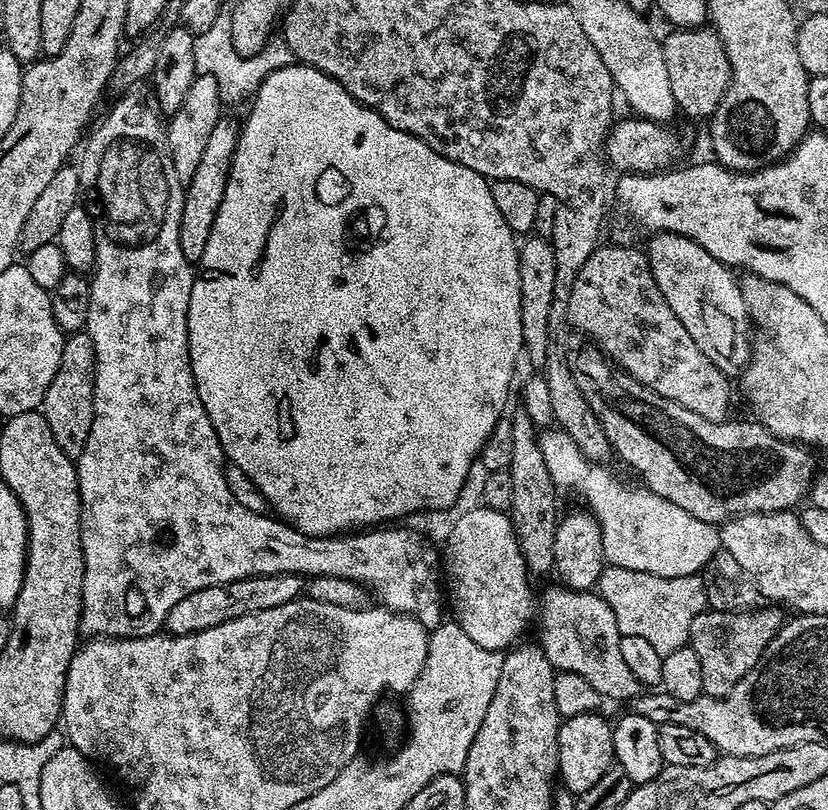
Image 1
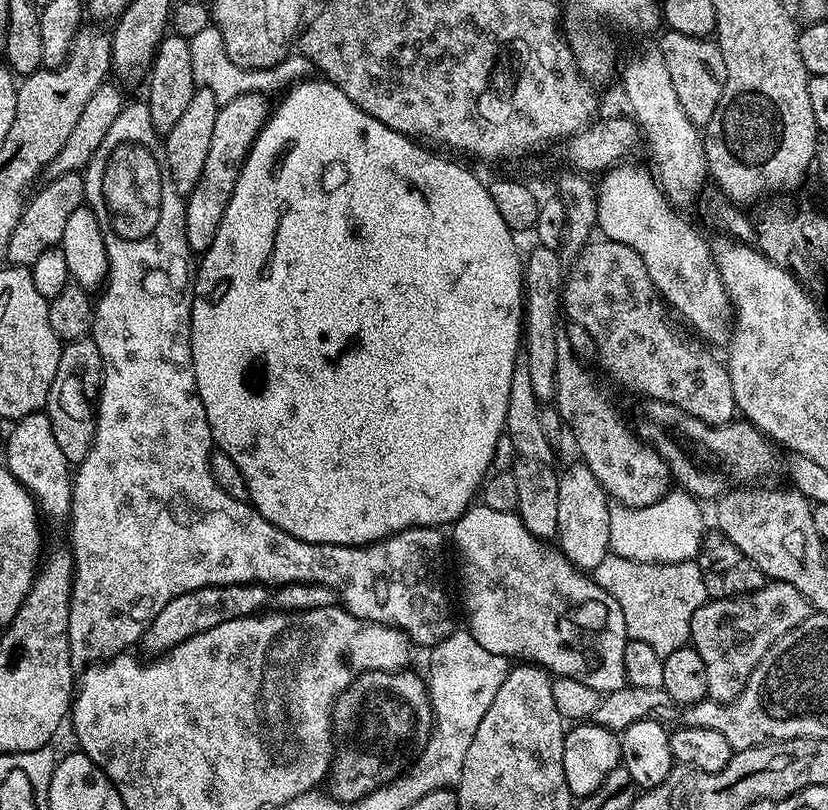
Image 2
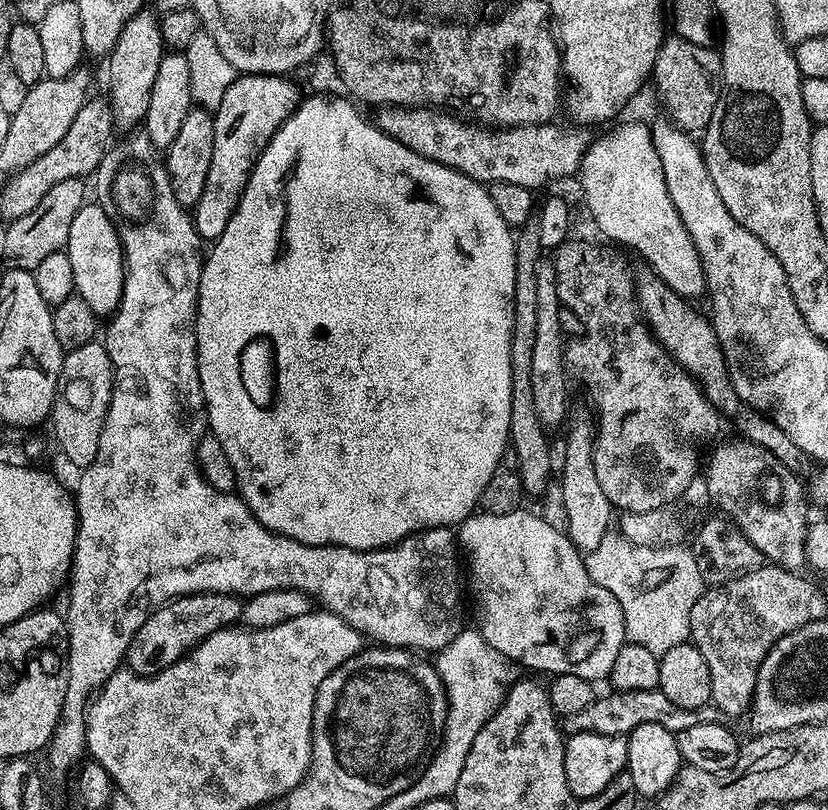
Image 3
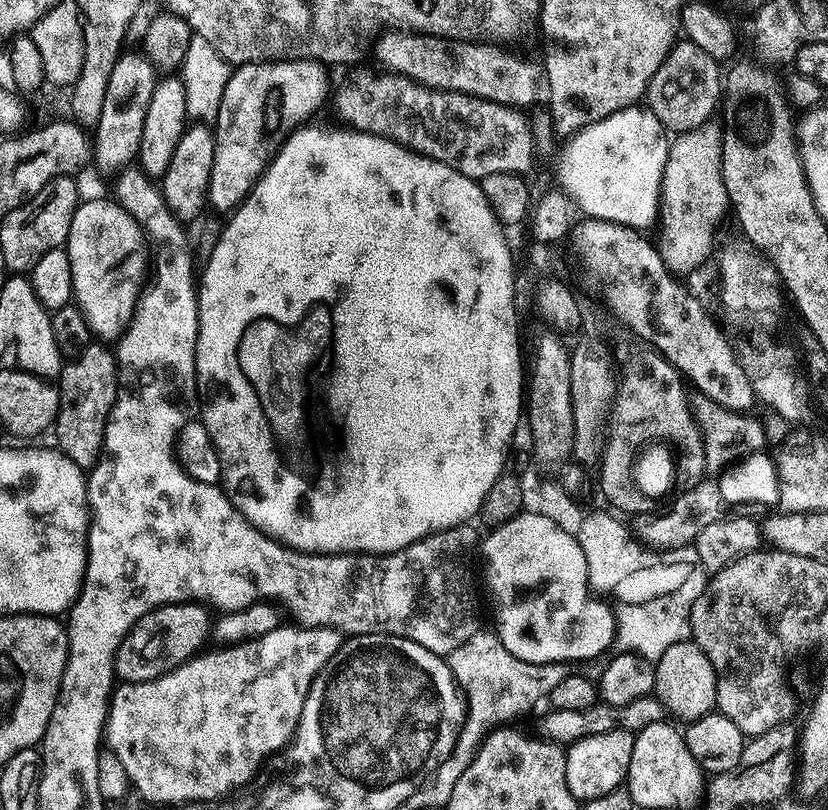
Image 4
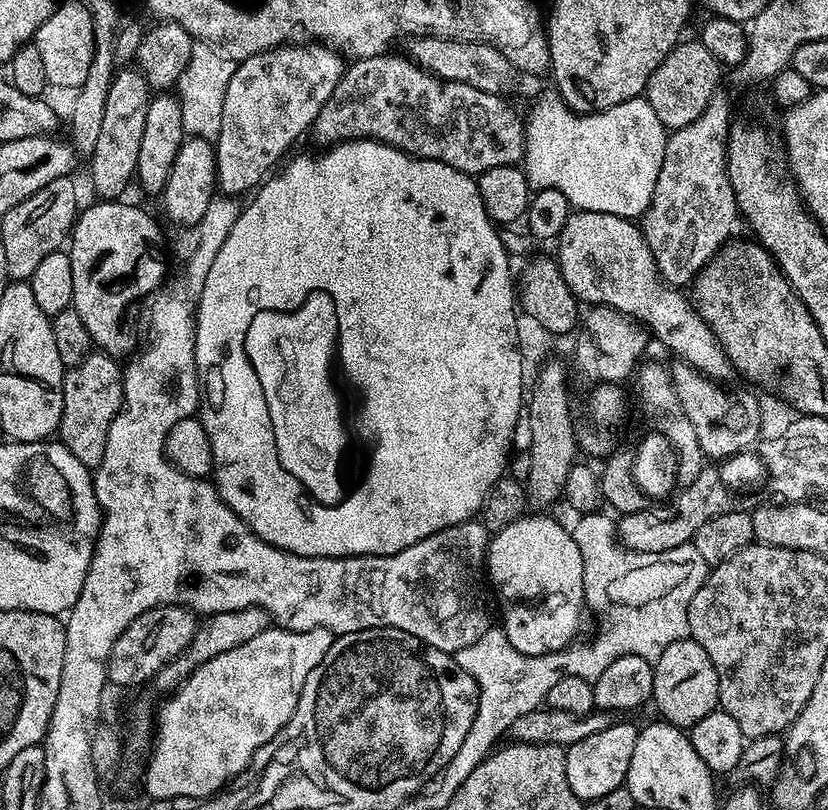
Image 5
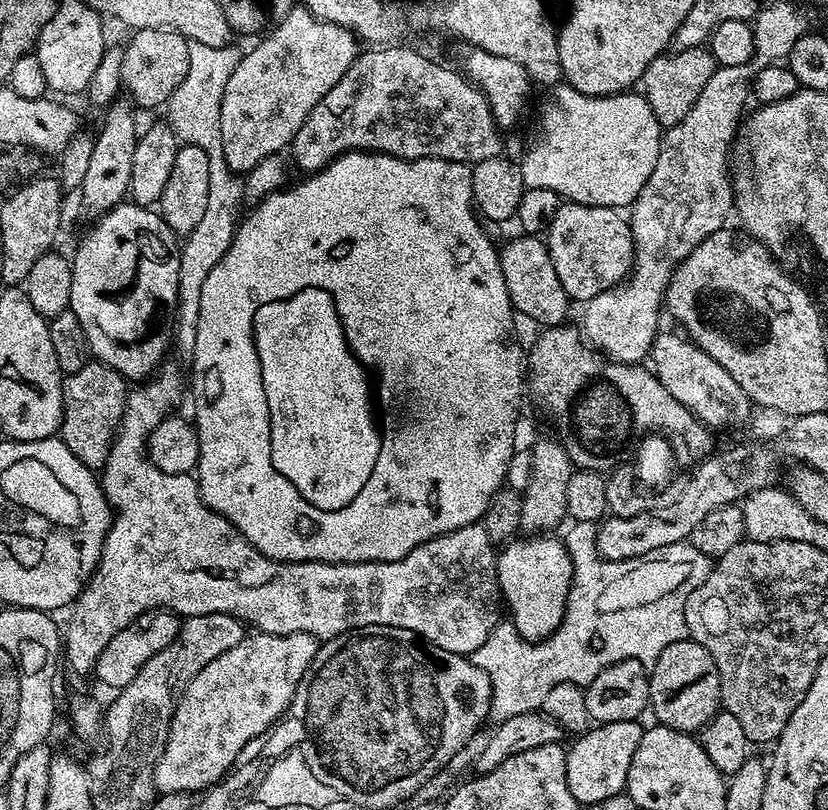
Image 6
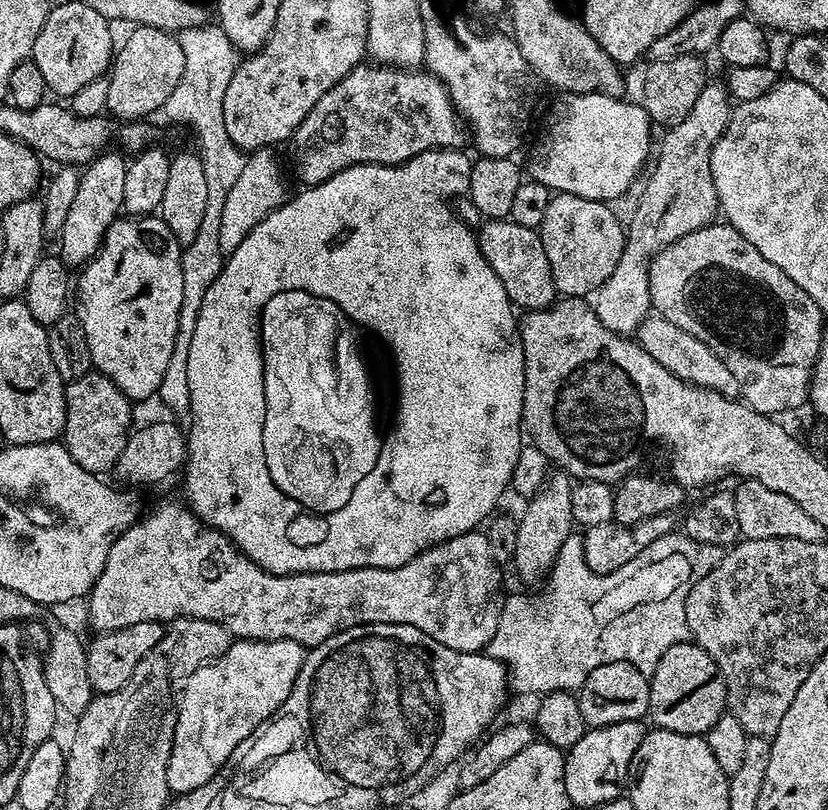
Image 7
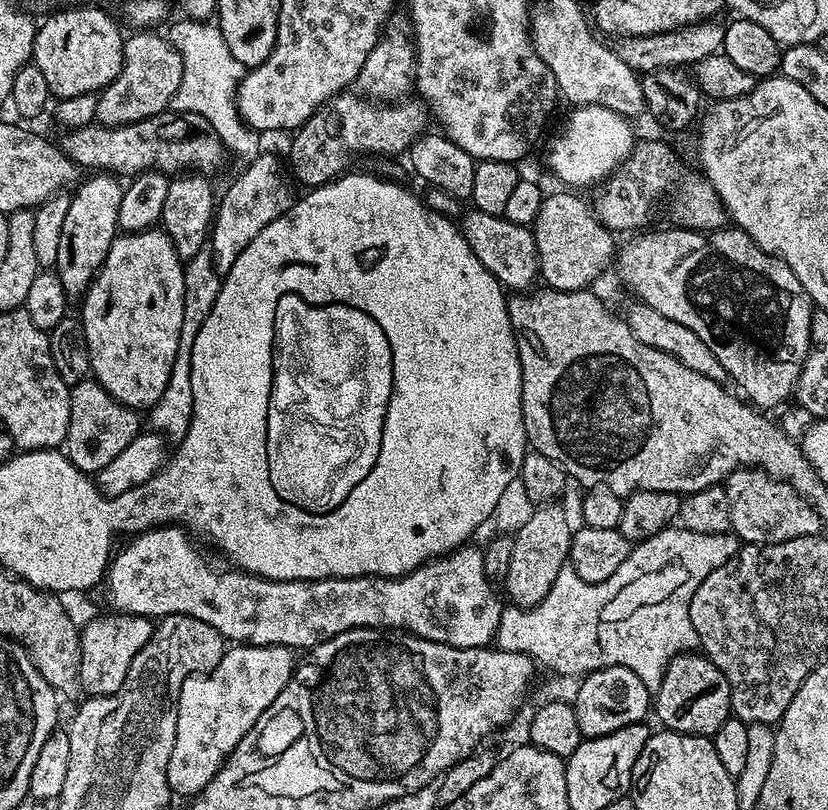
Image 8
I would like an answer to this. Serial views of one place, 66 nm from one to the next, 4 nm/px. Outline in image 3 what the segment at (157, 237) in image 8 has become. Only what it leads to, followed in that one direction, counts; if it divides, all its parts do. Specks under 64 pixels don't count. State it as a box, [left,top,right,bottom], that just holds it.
[66,202,124,318]

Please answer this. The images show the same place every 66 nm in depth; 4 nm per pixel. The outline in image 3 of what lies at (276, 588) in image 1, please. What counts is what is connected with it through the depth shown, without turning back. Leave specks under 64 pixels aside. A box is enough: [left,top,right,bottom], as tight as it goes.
[127,592,244,676]

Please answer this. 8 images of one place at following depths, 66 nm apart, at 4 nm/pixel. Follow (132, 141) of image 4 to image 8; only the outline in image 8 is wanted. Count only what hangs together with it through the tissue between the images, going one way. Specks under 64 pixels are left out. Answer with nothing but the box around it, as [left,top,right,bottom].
[54,174,125,298]

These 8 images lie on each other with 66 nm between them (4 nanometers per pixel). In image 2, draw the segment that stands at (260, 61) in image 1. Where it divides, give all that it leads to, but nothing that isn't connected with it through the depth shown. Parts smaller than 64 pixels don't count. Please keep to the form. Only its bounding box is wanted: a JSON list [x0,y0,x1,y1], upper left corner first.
[189,26,313,104]

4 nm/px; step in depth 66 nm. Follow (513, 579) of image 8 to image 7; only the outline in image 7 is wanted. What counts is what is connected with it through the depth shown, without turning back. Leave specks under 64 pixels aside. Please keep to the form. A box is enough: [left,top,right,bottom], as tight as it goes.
[514,471,574,580]

